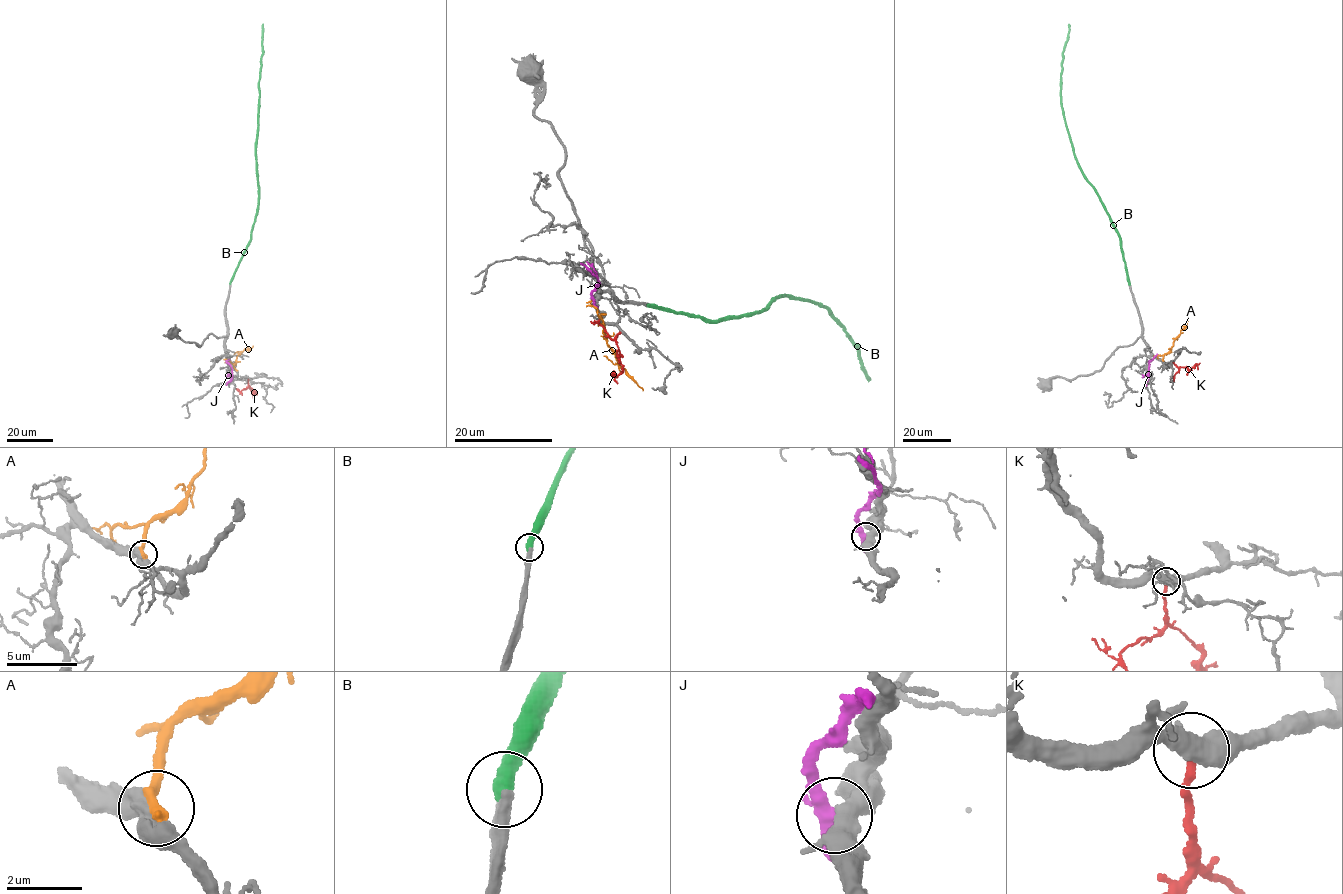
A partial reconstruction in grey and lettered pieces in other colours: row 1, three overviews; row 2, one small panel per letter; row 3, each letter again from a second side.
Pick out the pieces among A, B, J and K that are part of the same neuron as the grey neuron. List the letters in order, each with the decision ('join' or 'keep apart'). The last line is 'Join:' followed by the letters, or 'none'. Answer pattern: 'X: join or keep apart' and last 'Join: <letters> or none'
A: keep apart
B: join
J: keep apart
K: join
Join: B, K

